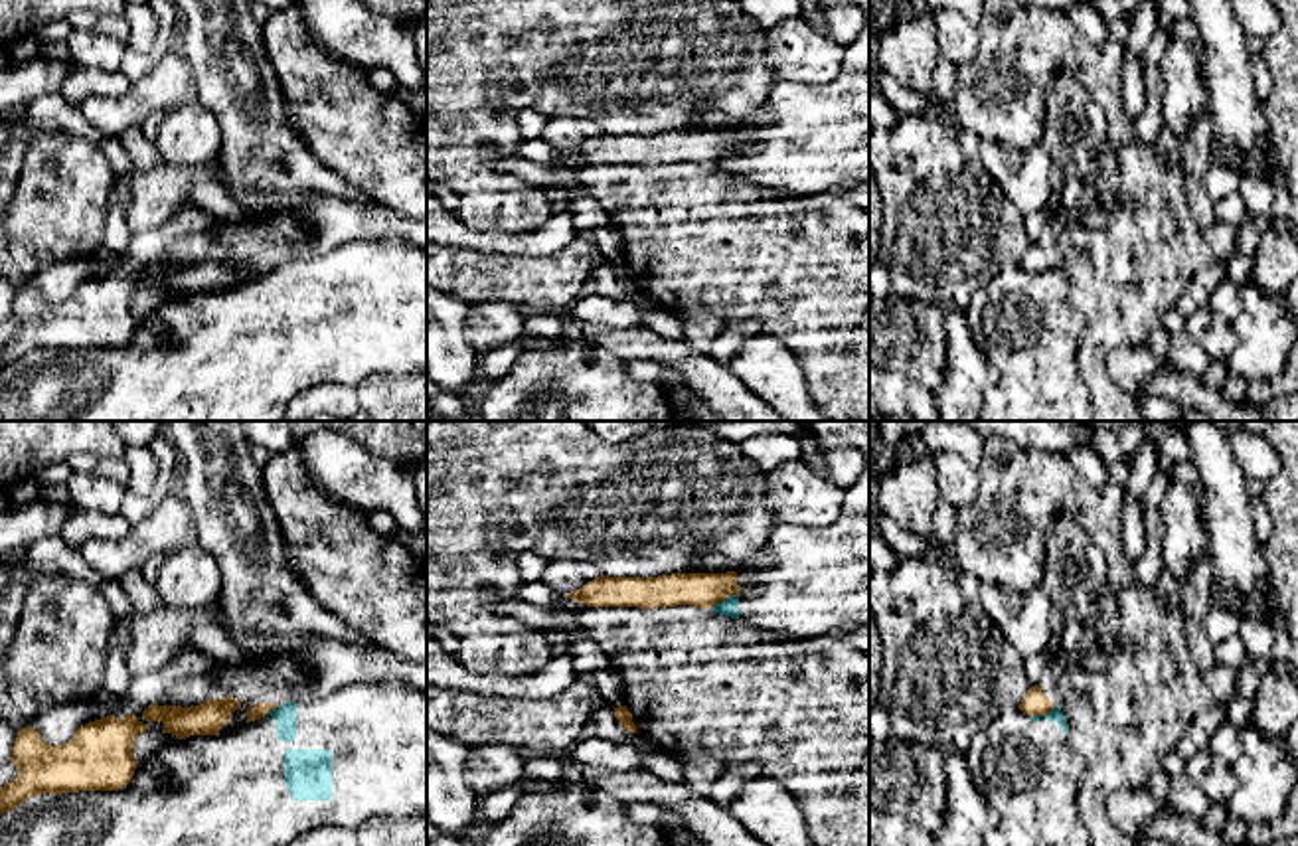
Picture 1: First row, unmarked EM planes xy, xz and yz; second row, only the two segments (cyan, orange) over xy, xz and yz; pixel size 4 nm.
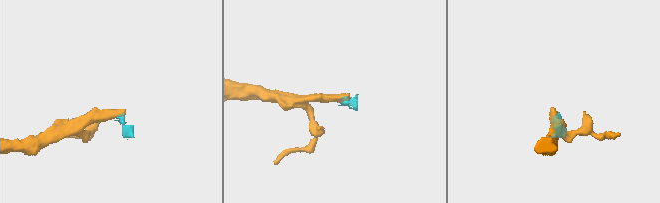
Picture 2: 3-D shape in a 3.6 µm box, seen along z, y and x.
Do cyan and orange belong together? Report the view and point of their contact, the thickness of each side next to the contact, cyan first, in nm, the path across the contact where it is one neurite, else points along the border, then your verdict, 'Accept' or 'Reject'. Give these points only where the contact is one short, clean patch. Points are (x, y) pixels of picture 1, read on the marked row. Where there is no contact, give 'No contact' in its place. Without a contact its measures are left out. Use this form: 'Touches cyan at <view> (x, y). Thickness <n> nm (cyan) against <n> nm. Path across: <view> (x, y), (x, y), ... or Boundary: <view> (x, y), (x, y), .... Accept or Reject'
Touches cyan at xz (726, 599). Thickness 80 nm (cyan) against 140 nm. Boundary: xz (737, 593), (710, 607). Reject

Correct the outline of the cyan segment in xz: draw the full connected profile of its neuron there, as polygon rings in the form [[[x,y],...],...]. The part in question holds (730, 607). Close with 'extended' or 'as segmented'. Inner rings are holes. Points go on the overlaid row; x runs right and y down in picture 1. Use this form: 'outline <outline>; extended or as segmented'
outline [[[840,512],[824,528],[774,524],[763,550],[778,555],[780,563],[771,569],[737,569],[741,593],[713,605],[711,611],[790,640],[869,627],[869,512]]]; extended

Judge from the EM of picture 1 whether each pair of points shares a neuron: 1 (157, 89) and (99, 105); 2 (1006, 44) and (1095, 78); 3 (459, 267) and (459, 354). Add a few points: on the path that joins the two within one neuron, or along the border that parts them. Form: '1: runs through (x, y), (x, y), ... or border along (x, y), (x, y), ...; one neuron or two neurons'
1: runs through (143, 97), (133, 107), (113, 107); one neuron
2: runs through (1030, 44), (1057, 44), (1075, 54); one neuron
3: border along (447, 293), (467, 305); two neurons

